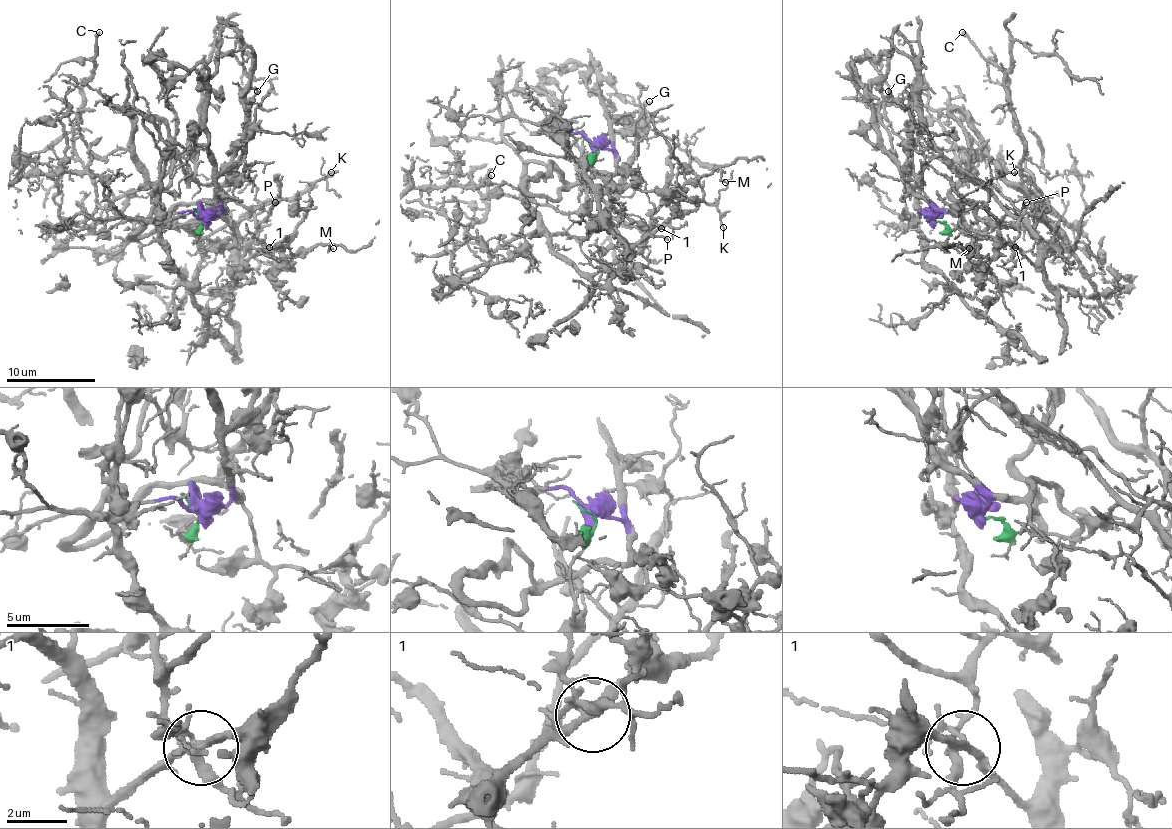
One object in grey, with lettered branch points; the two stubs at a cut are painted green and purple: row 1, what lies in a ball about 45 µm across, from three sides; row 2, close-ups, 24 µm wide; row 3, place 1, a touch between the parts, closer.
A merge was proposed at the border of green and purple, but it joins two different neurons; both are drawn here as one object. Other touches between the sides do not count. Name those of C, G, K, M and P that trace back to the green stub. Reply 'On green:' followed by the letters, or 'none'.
On green: G, K, M

